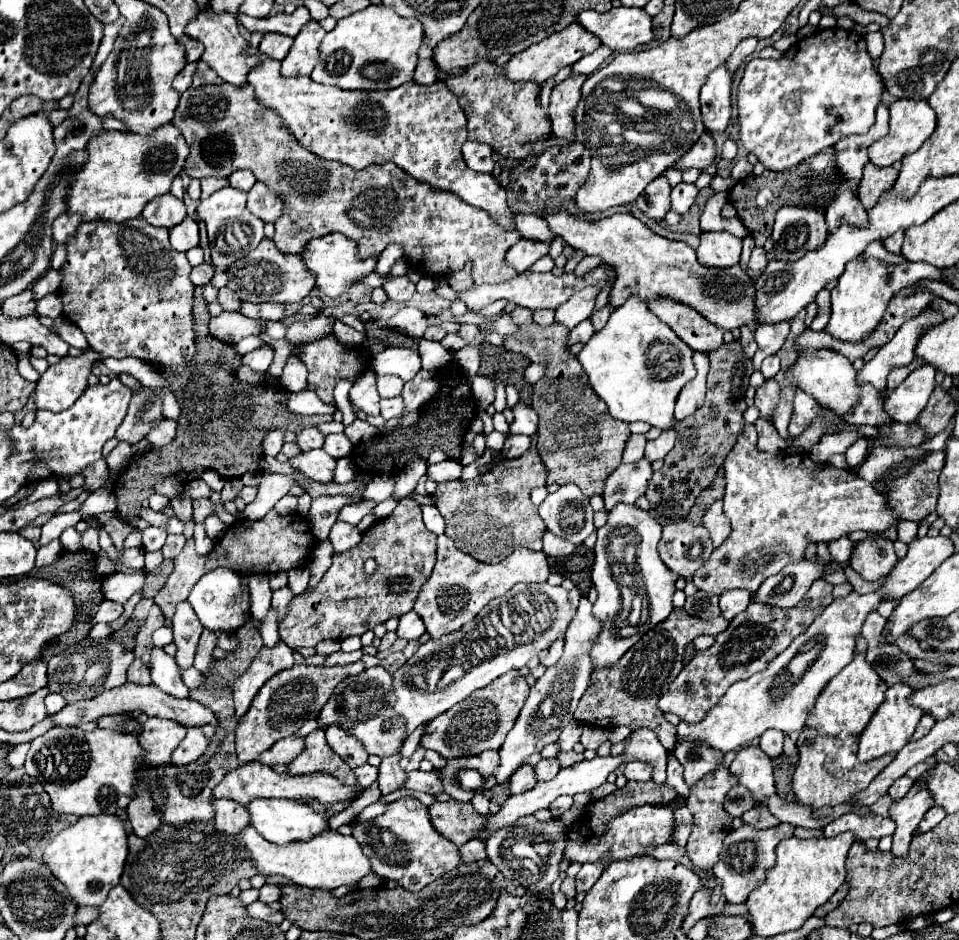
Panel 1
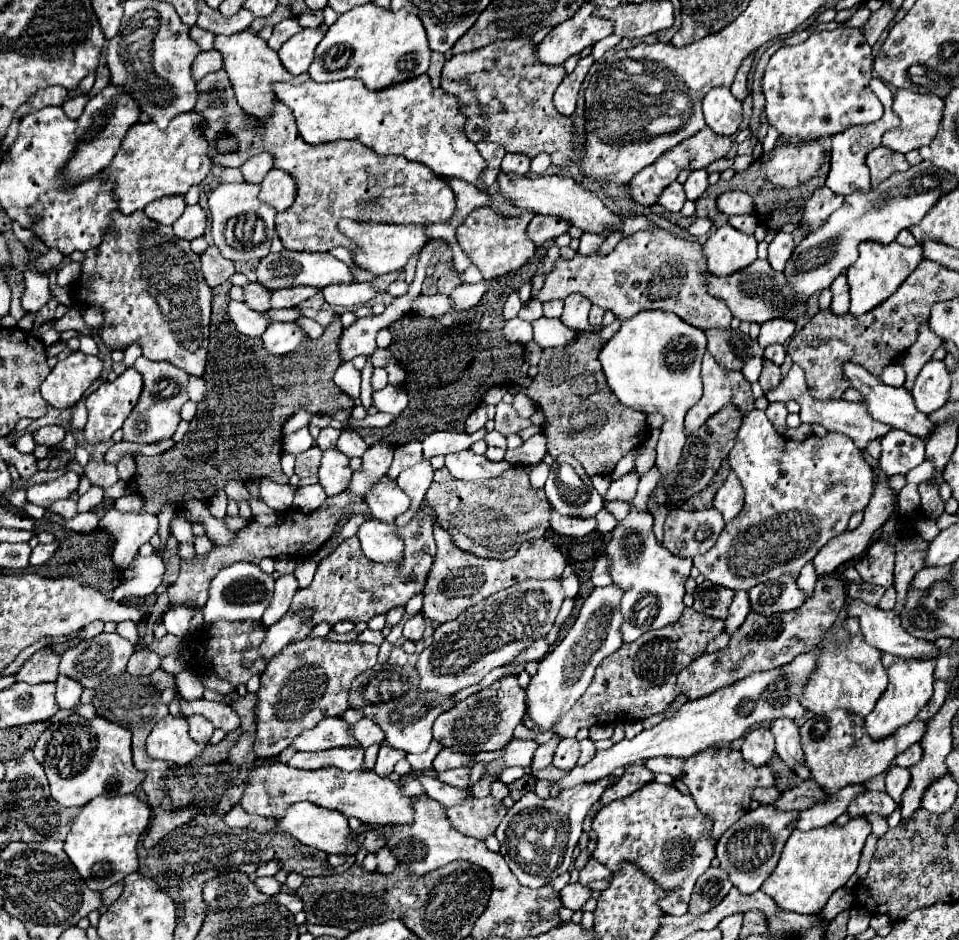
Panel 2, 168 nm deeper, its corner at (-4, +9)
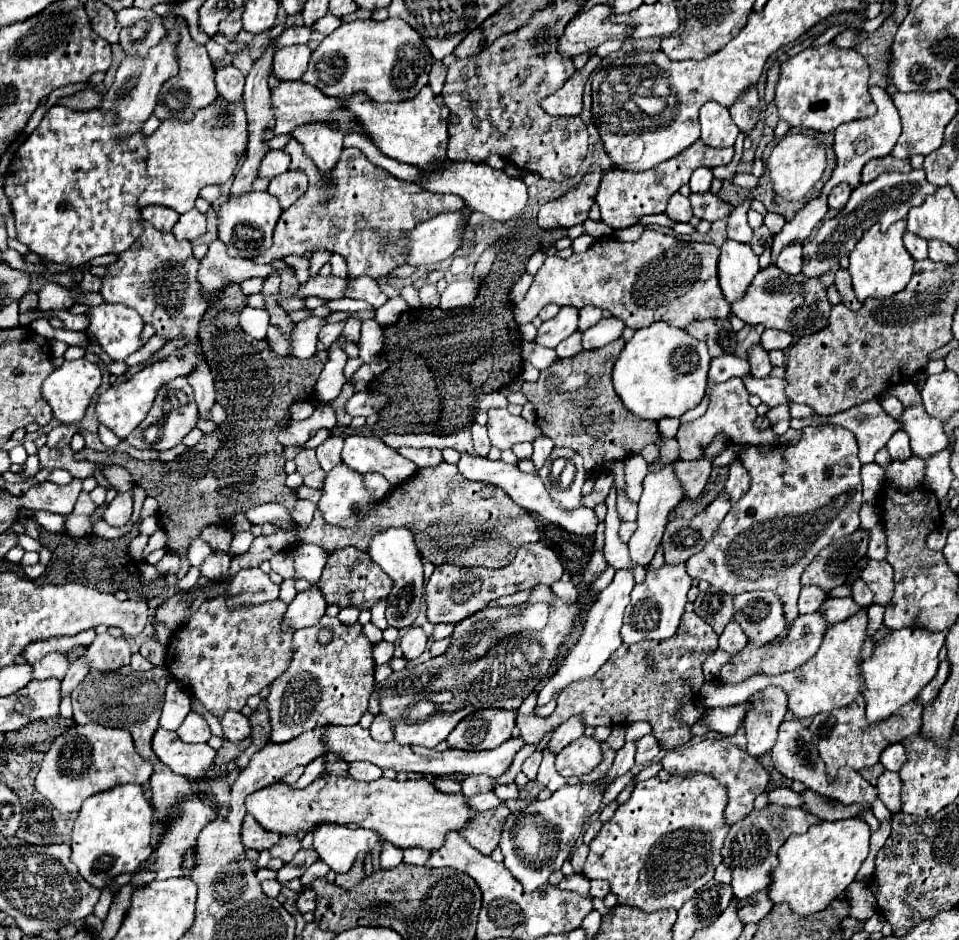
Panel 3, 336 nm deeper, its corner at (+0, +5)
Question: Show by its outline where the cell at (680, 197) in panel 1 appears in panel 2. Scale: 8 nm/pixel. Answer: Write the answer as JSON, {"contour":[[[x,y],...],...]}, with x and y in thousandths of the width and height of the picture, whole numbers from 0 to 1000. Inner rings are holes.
{"contour":[[[724,181],[719,183],[715,196],[713,196],[713,204],[717,213],[728,213],[734,202],[738,200],[738,183],[736,181]]]}

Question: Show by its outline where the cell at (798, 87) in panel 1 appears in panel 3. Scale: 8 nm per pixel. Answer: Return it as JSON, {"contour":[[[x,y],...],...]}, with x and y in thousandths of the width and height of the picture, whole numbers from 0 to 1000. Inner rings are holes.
{"contour":[[[868,47],[840,51],[815,68],[815,79],[809,91],[813,128],[820,128],[830,136],[870,140],[880,130],[909,123],[913,113],[905,100],[905,81],[903,64],[886,51],[880,53]]]}

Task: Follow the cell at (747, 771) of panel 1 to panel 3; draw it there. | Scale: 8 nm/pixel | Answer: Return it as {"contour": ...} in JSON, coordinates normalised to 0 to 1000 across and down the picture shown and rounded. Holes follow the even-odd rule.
{"contour":[[[797,732],[780,743],[780,757],[774,768],[780,785],[780,802],[795,804],[807,789],[811,772],[815,770],[822,757],[822,740],[815,732]]]}

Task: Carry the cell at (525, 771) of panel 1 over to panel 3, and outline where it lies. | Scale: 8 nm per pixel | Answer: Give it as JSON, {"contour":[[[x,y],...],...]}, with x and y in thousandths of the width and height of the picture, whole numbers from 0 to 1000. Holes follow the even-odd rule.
{"contour":[[[605,762],[596,764],[596,766],[590,766],[588,770],[584,770],[584,772],[578,777],[578,781],[576,781],[574,789],[571,789],[571,796],[574,796],[578,802],[582,802],[582,800],[584,800],[586,796],[590,796],[596,787],[605,785],[605,783],[609,781],[609,774],[611,774],[611,770],[609,770],[609,766],[605,766]]]}

